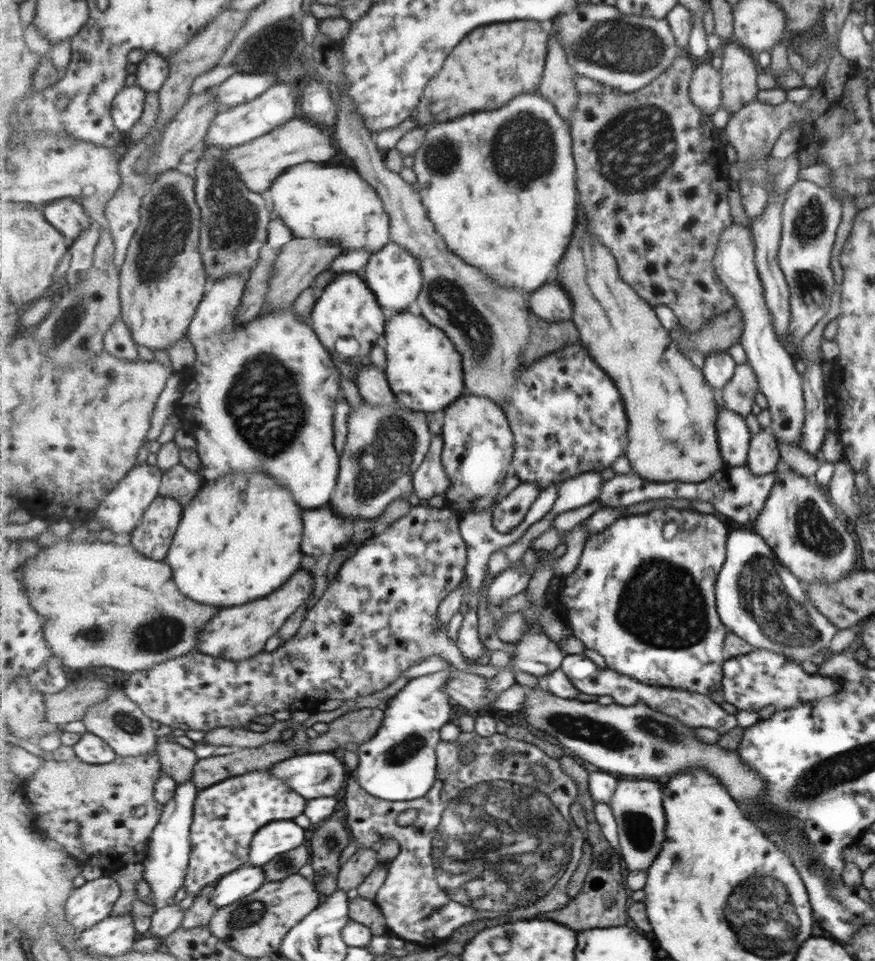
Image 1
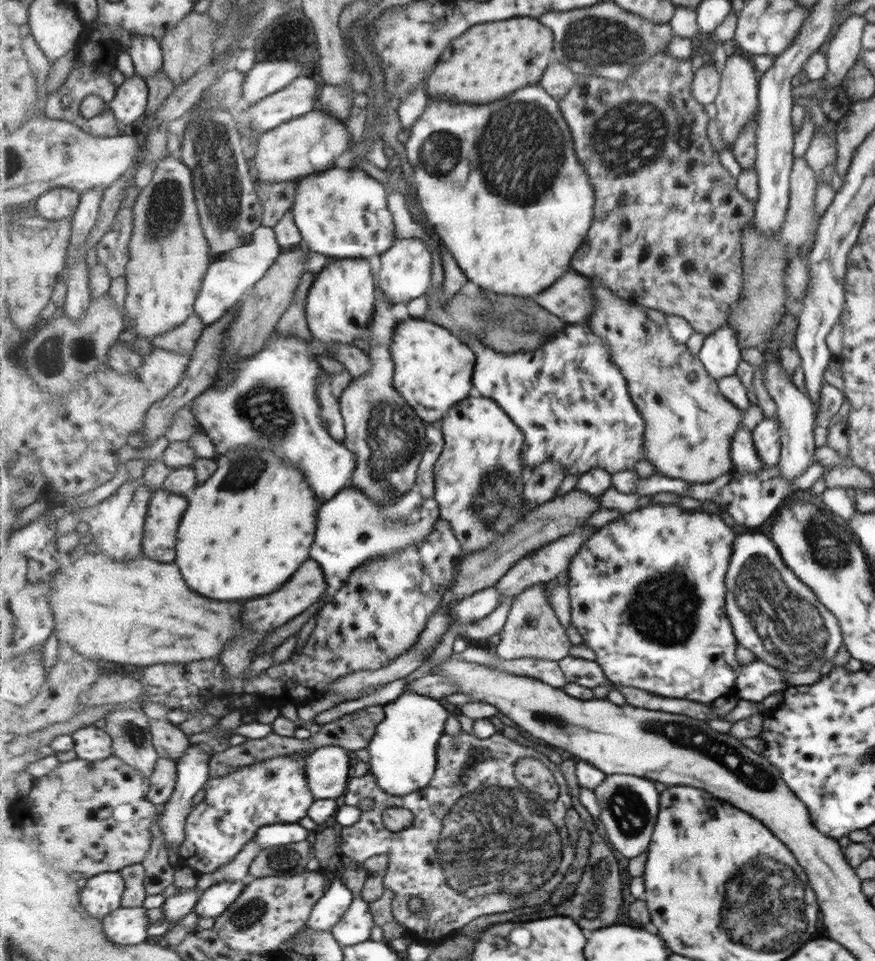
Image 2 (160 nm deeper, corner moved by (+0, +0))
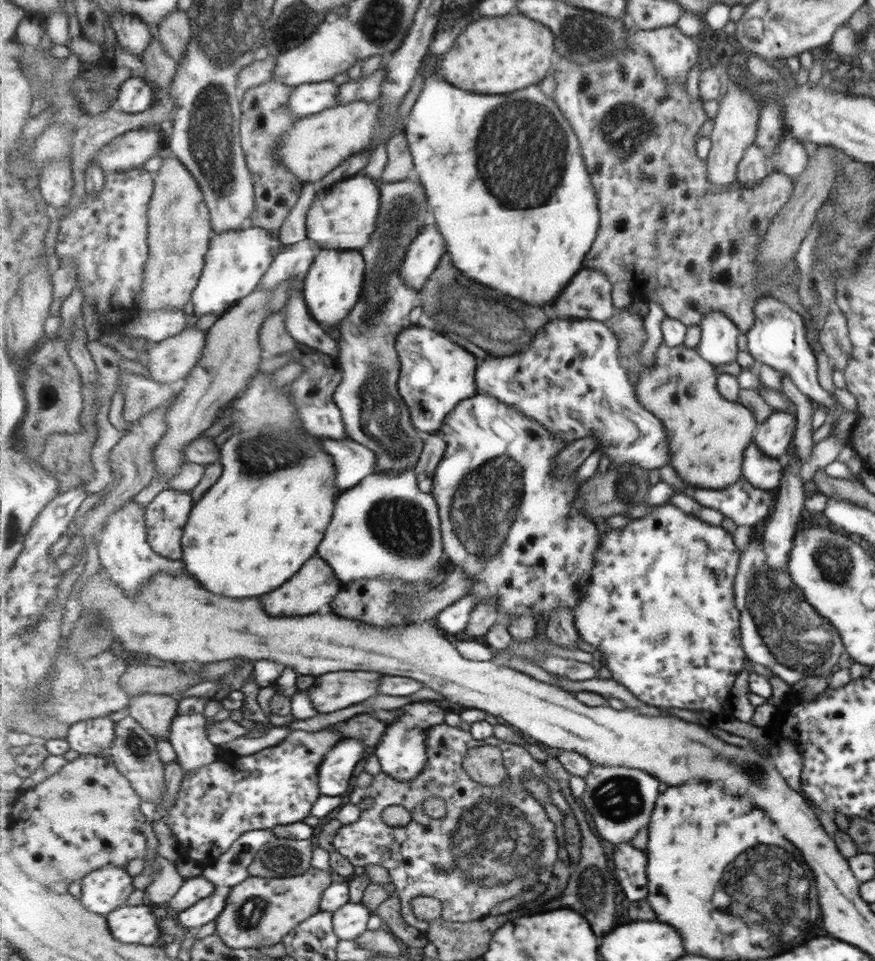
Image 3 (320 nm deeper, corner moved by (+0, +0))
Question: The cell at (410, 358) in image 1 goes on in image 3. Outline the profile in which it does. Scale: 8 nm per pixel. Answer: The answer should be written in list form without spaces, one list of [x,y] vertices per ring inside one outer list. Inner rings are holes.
[[[427,321],[407,326],[397,337],[397,350],[401,352],[401,396],[405,396],[409,410],[413,412],[413,425],[418,431],[425,433],[441,433],[447,414],[451,410],[477,394],[477,358],[466,350],[451,342],[451,337],[437,331]]]

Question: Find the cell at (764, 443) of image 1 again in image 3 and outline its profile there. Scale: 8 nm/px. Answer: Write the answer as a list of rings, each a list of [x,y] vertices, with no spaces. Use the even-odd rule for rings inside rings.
[[[774,410],[757,428],[755,445],[765,457],[781,459],[781,454],[785,454],[789,448],[793,428],[795,428],[795,418],[791,414]]]

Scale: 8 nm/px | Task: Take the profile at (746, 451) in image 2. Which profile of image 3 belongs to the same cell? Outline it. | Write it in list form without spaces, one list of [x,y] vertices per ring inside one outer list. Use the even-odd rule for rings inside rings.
[[[749,444],[743,460],[745,480],[761,490],[776,488],[782,477],[781,463],[780,459],[762,455],[755,444]]]

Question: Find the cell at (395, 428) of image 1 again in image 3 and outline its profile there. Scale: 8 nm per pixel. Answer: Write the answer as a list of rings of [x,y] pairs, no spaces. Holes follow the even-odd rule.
[[[411,174],[409,178],[399,183],[383,182],[380,191],[382,206],[378,216],[377,230],[372,236],[372,241],[361,250],[368,264],[367,271],[365,271],[364,292],[352,312],[348,314],[348,318],[339,324],[337,359],[342,368],[343,378],[340,387],[335,392],[334,400],[342,412],[349,439],[360,442],[375,452],[377,456],[375,474],[393,475],[414,470],[424,452],[424,441],[419,438],[413,420],[409,416],[409,408],[399,394],[401,361],[399,351],[395,350],[395,338],[404,331],[403,326],[407,326],[401,322],[420,303],[419,290],[408,285],[399,272],[404,266],[404,260],[408,256],[414,238],[433,222],[433,217],[424,186],[415,174]]]

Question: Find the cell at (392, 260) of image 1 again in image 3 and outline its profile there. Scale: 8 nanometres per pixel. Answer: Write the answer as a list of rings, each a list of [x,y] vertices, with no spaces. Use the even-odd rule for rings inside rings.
[[[433,221],[416,236],[410,246],[404,266],[399,272],[417,290],[421,290],[427,279],[435,272],[443,255],[448,252],[445,237]]]

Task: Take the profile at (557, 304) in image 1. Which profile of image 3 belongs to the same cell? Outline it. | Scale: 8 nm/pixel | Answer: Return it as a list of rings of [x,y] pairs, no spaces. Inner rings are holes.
[[[584,268],[549,307],[557,317],[593,319],[609,323],[616,315],[613,306],[613,283],[604,271]]]

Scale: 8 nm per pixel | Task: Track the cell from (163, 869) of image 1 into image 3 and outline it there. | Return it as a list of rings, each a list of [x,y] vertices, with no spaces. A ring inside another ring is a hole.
[[[179,713],[172,720],[168,739],[172,742],[185,777],[199,767],[211,764],[221,752],[208,735],[208,719],[204,713]]]

